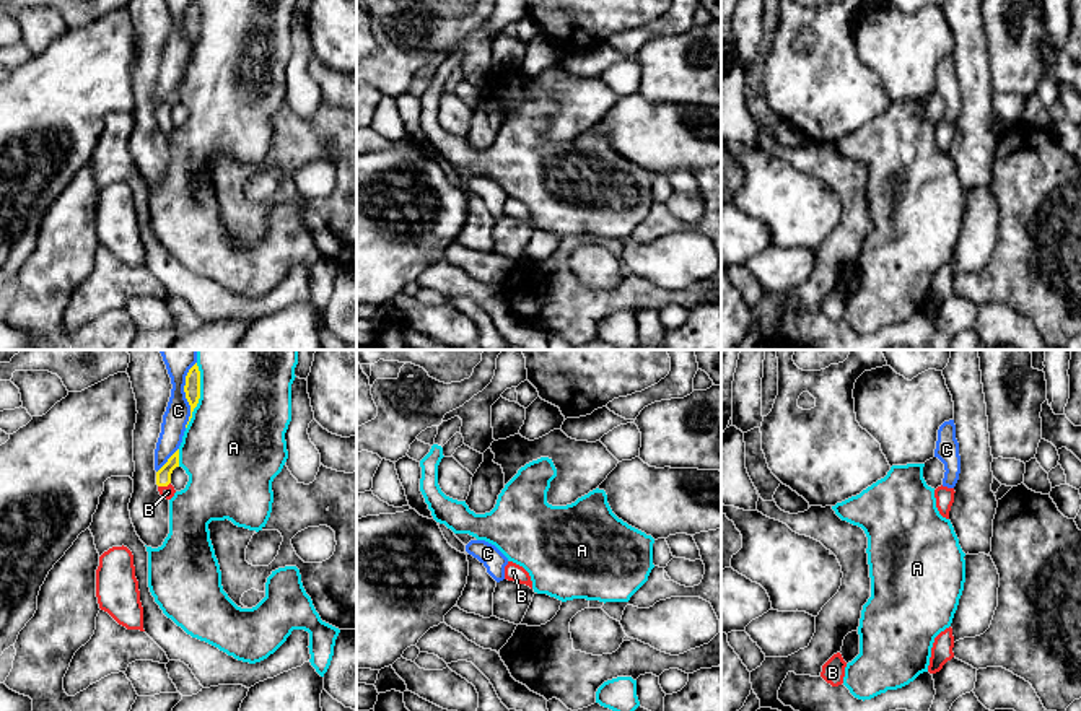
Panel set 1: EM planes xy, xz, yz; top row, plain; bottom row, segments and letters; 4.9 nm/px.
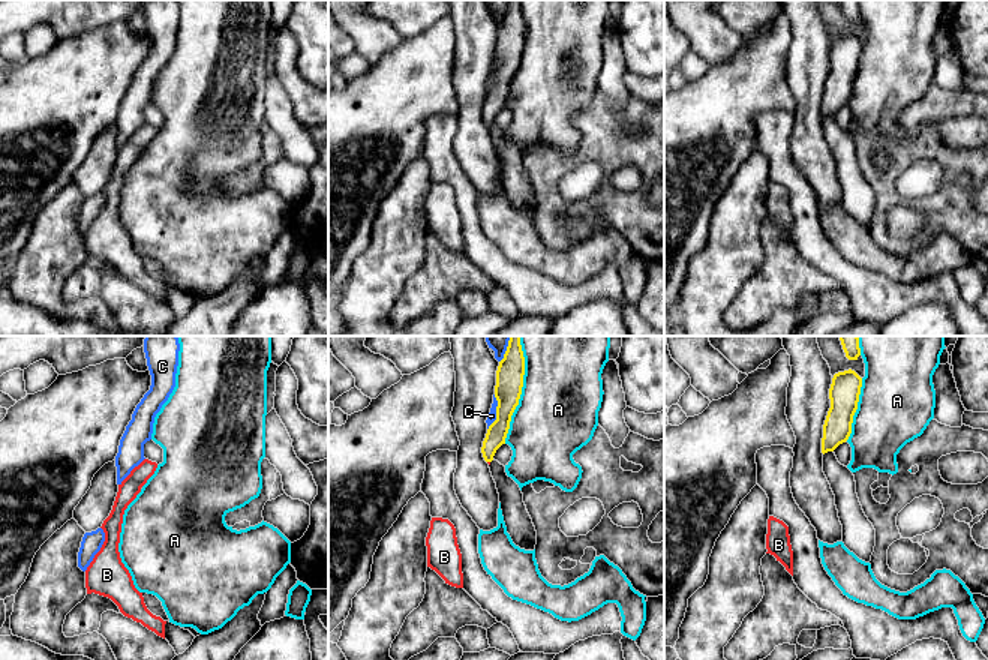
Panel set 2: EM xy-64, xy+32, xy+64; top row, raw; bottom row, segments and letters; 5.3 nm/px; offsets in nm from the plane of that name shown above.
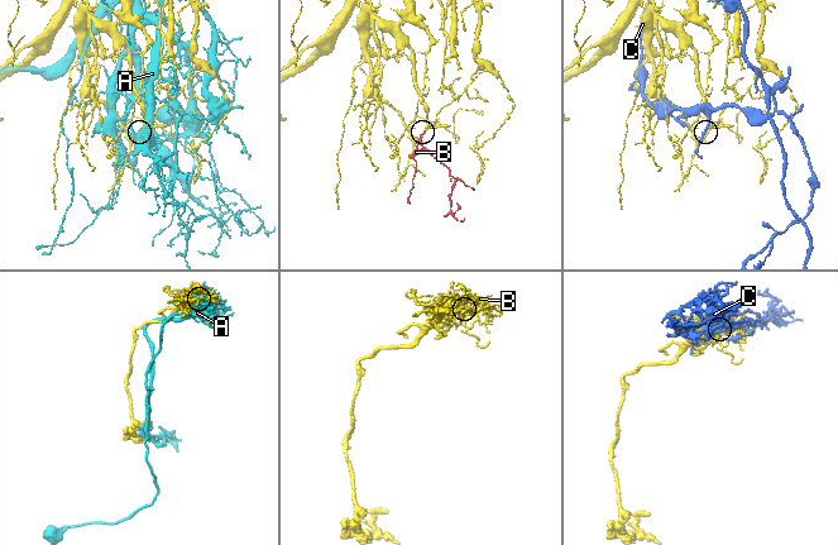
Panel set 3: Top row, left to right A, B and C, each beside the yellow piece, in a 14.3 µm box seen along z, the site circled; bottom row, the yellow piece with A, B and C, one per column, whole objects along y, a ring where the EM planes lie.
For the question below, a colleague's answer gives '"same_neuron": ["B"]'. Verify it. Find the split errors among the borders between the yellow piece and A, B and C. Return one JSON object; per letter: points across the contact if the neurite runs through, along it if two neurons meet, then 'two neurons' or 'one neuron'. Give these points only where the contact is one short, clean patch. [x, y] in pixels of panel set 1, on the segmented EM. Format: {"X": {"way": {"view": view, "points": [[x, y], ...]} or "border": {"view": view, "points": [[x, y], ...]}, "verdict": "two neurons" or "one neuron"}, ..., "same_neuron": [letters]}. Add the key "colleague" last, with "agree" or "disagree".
{"A": {"verdict": "two neurons"}, "B": {"way": {"view": "xy", "points": [[163, 475], [163, 485], [168, 492]]}, "verdict": "one neuron"}, "C": {"verdict": "two neurons"}, "same_neuron": ["B"], "colleague": "agree"}

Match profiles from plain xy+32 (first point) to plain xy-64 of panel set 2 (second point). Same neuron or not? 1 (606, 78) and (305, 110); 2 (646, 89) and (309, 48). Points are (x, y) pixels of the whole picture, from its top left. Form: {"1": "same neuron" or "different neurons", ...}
{"1": "different neurons", "2": "different neurons"}

